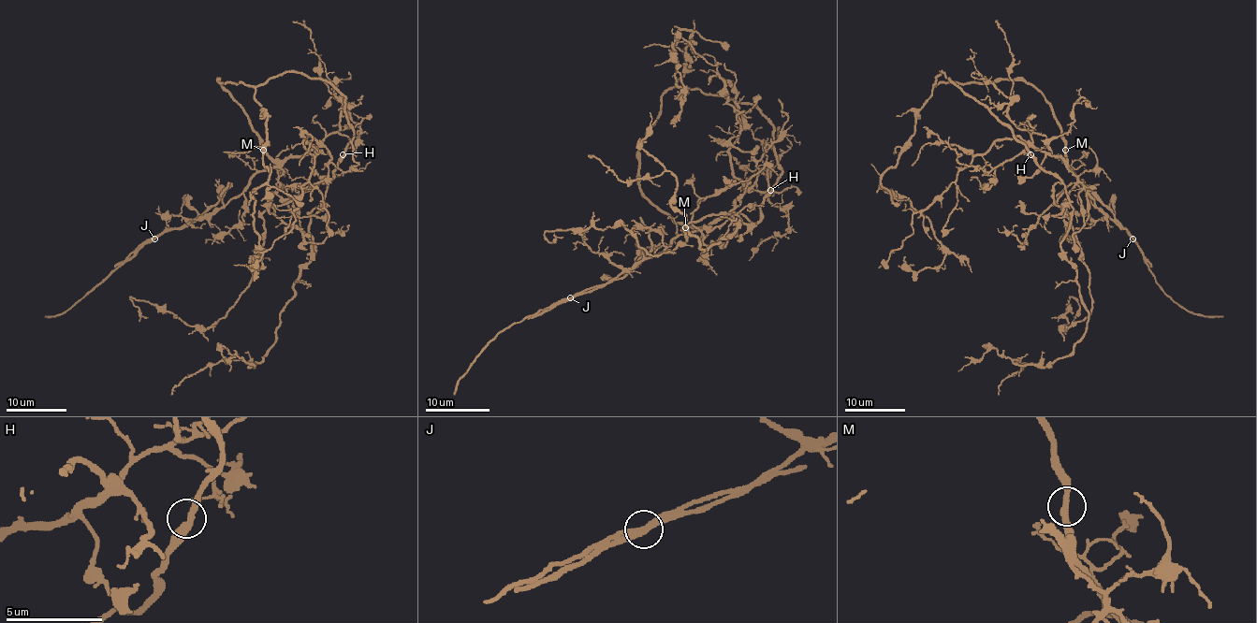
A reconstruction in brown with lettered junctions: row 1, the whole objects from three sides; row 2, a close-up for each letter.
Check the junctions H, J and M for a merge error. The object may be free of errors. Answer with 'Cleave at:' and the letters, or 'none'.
Cleave at: J

